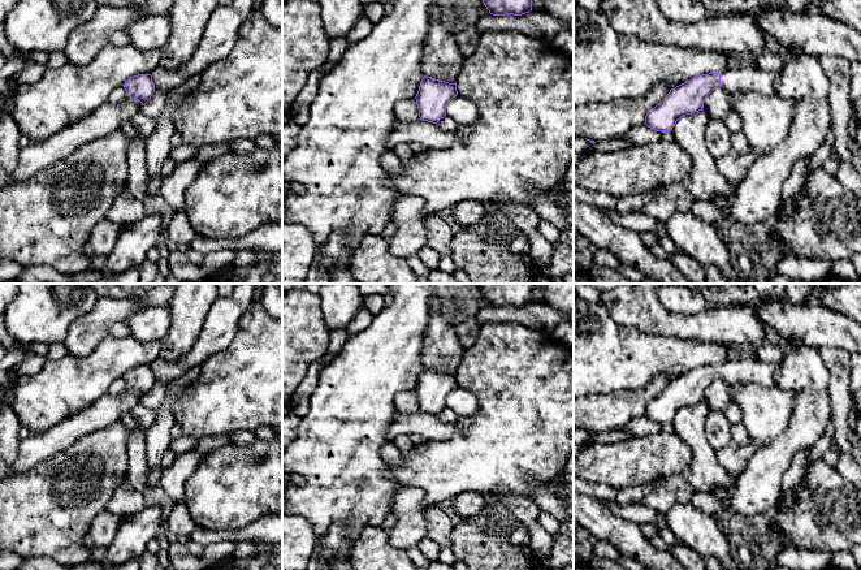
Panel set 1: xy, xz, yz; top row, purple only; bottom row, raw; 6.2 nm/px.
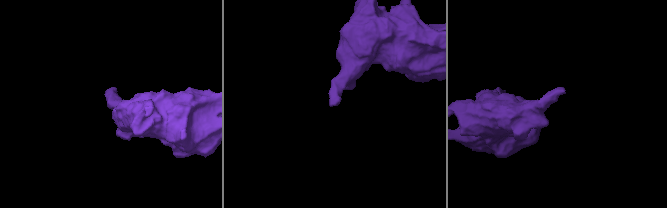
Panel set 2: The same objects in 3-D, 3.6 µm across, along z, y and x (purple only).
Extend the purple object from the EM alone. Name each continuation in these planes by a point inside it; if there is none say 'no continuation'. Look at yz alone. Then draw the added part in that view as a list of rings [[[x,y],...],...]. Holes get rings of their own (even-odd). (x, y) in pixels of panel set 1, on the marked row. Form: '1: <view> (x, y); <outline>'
1: yz (739, 77); [[[732,62],[732,65],[722,72],[721,87],[730,95],[737,91],[757,91],[761,94],[775,94],[775,83],[779,72],[762,72],[752,64]]]

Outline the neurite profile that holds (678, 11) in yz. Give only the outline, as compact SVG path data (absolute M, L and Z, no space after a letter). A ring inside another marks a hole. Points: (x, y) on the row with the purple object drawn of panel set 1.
M657 0L663 17L672 22L696 23L706 14L700 0Z

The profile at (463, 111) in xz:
M457 95L447 103L446 115L459 126L464 126L472 125L480 118L480 109L471 99Z

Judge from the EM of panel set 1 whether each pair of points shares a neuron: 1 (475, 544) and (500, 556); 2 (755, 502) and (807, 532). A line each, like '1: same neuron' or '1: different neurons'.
1: same neuron
2: different neurons

